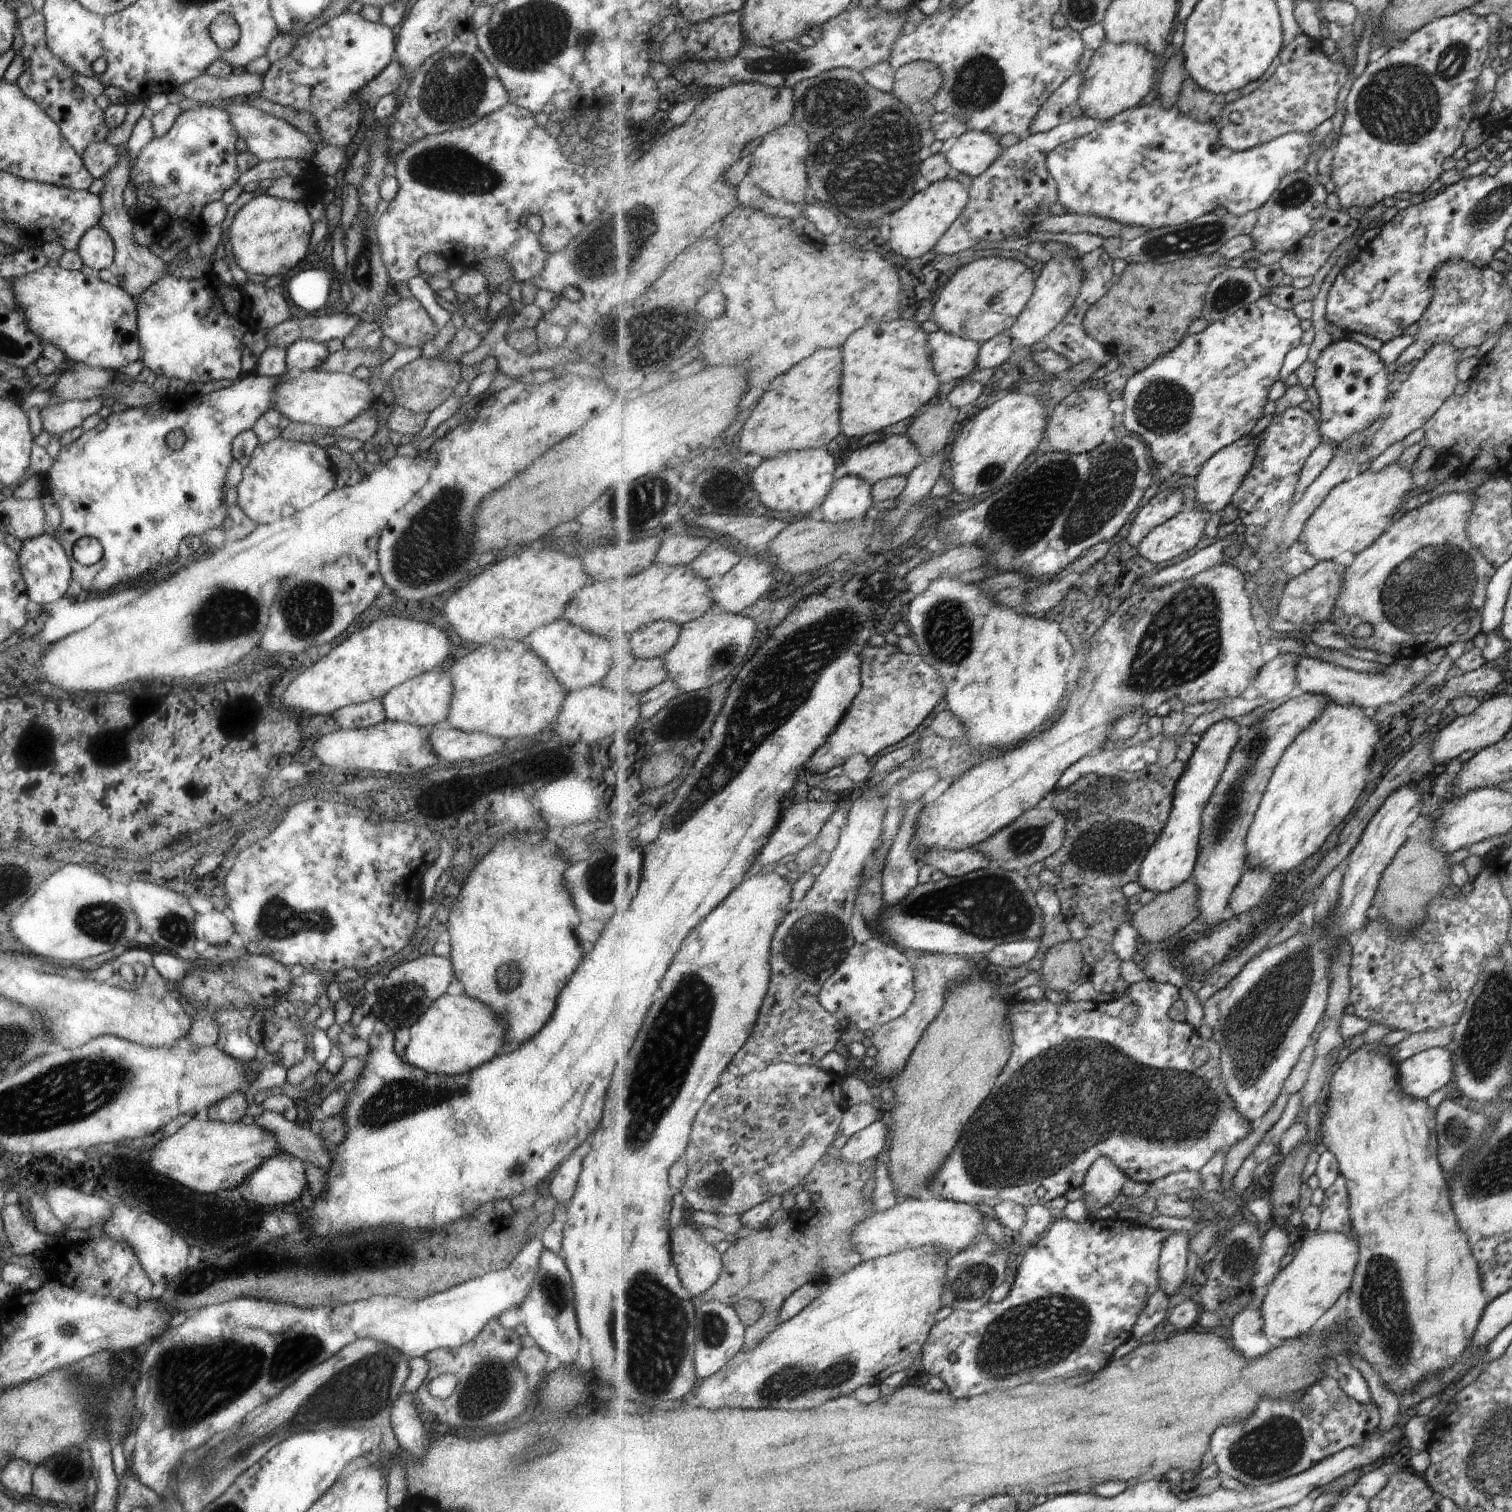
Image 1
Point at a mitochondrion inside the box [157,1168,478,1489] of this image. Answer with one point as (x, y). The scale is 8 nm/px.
(382, 1251)

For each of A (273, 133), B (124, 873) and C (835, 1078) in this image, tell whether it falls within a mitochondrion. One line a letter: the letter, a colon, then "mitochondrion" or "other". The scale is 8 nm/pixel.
A: mitochondrion
B: other
C: other

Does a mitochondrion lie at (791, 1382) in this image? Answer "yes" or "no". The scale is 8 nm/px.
yes

